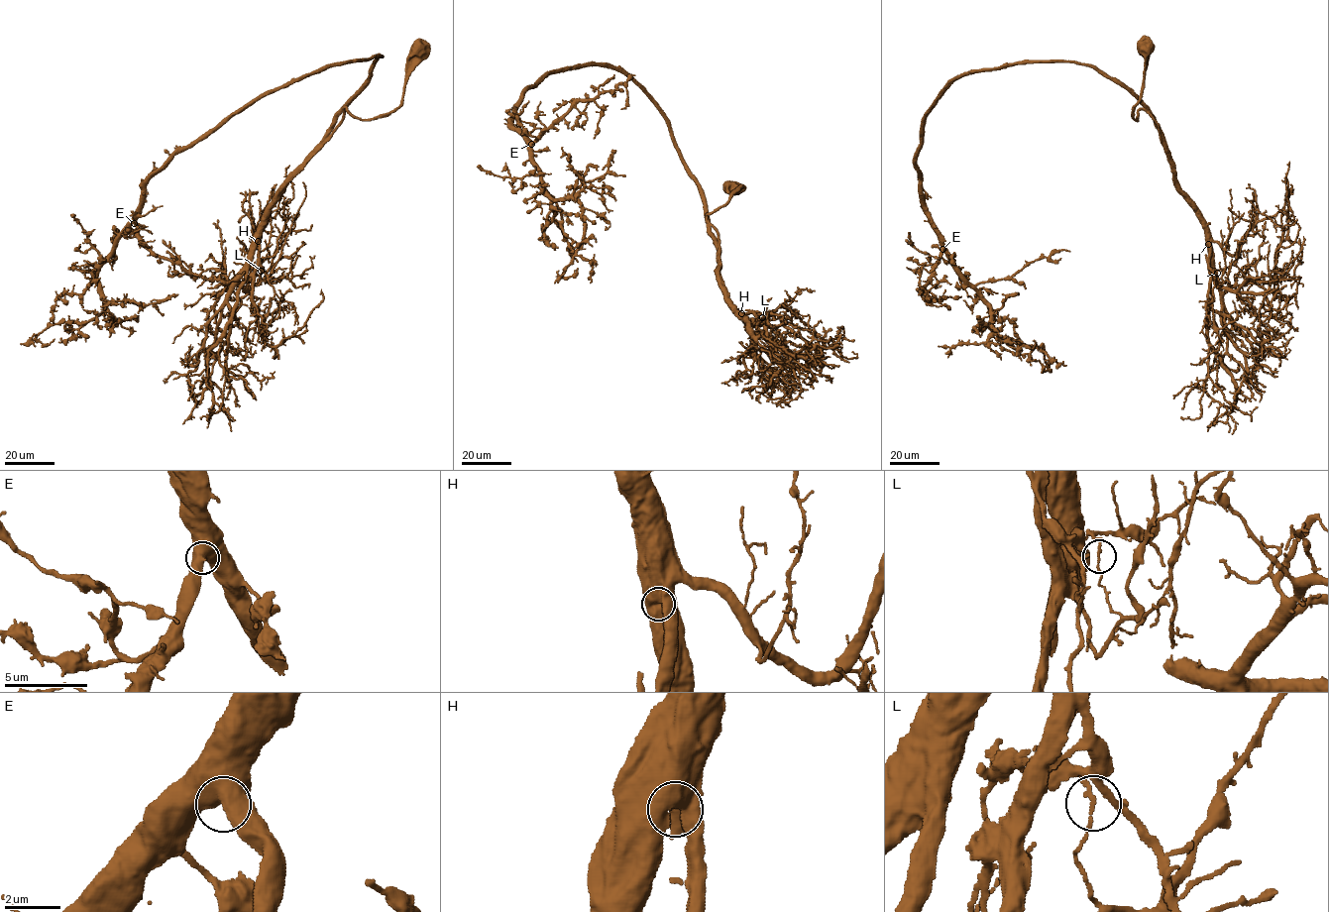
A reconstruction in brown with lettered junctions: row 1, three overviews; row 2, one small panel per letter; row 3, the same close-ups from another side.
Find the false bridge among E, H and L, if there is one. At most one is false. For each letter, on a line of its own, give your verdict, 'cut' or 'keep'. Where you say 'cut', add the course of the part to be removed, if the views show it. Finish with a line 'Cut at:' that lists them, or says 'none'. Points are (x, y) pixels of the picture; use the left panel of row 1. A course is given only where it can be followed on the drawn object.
E: keep
H: keep
L: cut; course (261, 271), (274, 287), (275, 296), (270, 300), (259, 343)
Cut at: L

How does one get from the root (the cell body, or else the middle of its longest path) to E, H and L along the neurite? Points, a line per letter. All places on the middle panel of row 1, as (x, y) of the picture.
E: (729, 189), (745, 189), (708, 221), (664, 117), (608, 67), (553, 70), (528, 86), (512, 124), (531, 144)
H: (729, 189), (745, 189), (735, 189), (725, 203), (708, 214), (707, 222), (719, 247), (719, 278), (741, 313)
L: (729, 189), (745, 189), (735, 189), (707, 217), (719, 247), (719, 278), (736, 309), (762, 317)

